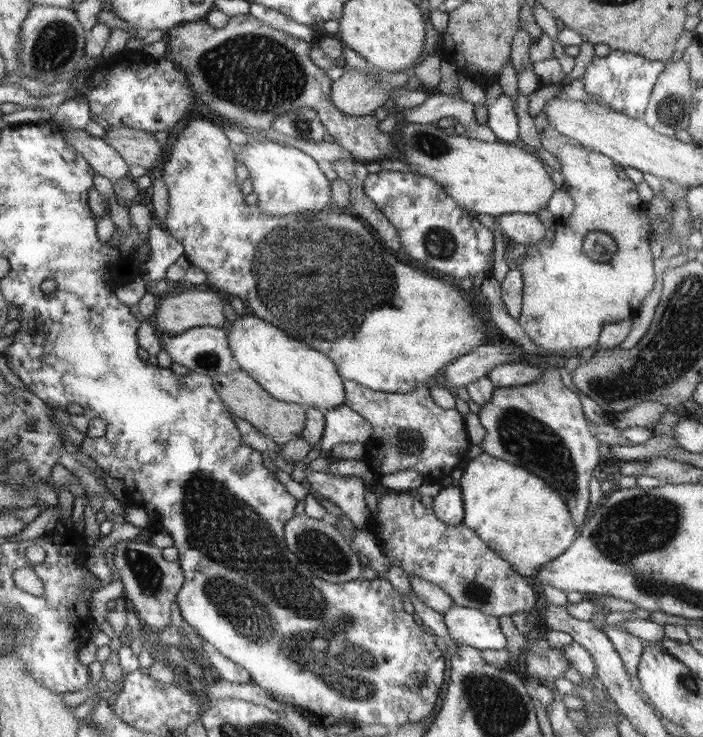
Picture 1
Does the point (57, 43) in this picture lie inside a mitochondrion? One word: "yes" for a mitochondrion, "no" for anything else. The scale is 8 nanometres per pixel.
yes

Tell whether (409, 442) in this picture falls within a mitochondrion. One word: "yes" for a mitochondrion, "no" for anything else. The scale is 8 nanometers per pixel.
yes

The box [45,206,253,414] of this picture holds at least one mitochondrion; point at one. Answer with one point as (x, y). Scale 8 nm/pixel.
(209, 361)

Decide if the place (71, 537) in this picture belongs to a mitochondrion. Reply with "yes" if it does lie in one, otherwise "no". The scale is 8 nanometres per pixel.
no

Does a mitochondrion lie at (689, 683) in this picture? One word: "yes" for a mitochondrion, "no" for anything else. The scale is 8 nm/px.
yes

